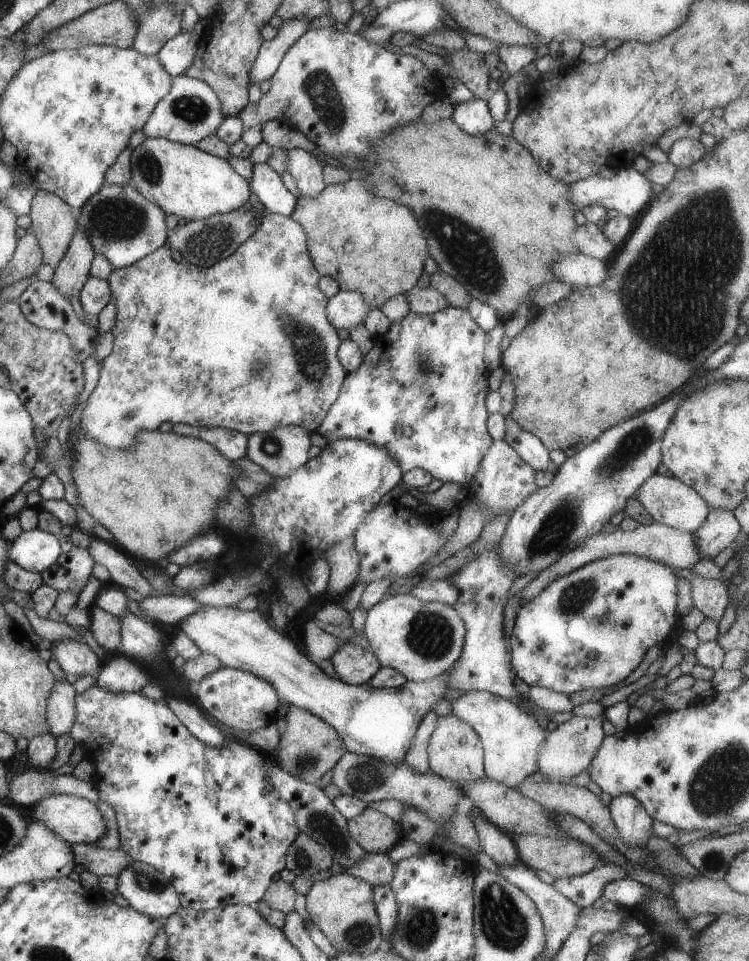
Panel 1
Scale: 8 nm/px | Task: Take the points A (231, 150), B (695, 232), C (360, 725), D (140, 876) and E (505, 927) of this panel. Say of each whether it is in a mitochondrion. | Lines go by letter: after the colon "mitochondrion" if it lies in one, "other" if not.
A: other
B: mitochondrion
C: other
D: mitochondrion
E: mitochondrion

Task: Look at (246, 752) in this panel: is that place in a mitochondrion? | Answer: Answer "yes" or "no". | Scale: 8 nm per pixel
no

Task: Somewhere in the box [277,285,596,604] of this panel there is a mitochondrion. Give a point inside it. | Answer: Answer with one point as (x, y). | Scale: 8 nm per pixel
(559, 525)

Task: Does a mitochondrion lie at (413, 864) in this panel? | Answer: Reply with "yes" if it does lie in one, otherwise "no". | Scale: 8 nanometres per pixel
no

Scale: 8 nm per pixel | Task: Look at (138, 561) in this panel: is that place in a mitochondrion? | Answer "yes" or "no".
no

